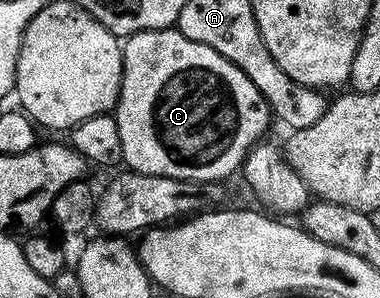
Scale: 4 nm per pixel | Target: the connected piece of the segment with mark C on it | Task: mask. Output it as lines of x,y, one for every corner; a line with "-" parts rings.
177,29
138,31
136,35
126,36
122,49
123,80
119,86
119,102
113,108
113,116
123,150
122,162
132,172
183,179
186,182
218,183
226,180
226,175
231,175
234,171
236,174
242,168
243,161
251,152
252,147
266,136
263,134
266,133
267,126
273,123
271,108
268,107
265,97
261,97
257,85
253,85
253,81
249,81
249,77
245,77
245,73
241,73
241,69
237,69
237,65
233,65
233,61
221,57
221,53
217,53
217,49
209,49
209,45
201,45
201,41
189,41
189,37
185,37

